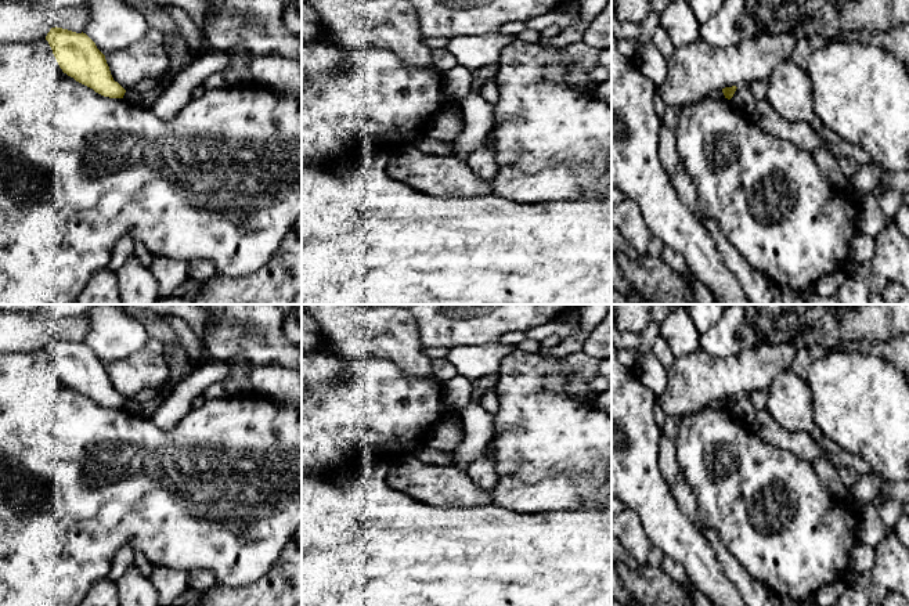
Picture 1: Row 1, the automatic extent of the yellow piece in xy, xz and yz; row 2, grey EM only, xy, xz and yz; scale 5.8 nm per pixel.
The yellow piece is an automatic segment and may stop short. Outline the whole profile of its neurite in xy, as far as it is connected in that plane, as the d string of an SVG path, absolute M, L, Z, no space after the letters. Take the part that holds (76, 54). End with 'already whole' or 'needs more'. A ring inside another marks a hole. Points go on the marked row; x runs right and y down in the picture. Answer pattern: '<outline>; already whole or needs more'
M51 28L46 36L64 73L109 98L123 98L126 90L113 80L105 55L86 33Z; already whole

